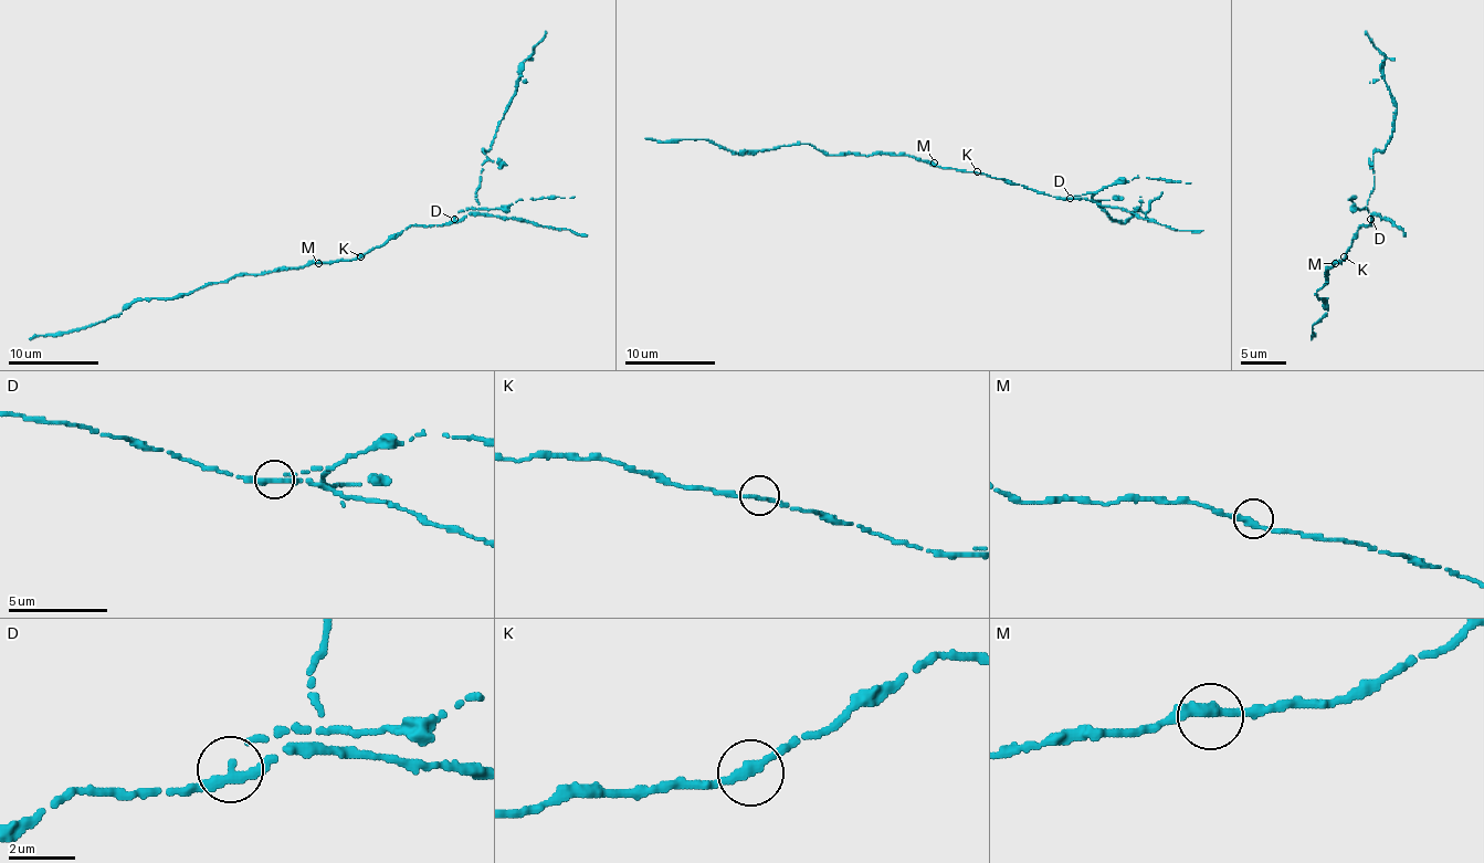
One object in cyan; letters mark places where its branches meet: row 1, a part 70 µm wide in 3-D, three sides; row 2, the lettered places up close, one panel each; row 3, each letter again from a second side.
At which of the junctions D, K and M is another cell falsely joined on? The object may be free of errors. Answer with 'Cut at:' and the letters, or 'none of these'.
Cut at: D

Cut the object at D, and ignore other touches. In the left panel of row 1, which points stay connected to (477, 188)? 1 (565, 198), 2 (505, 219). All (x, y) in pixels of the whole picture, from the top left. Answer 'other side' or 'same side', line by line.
1: same side
2: other side

